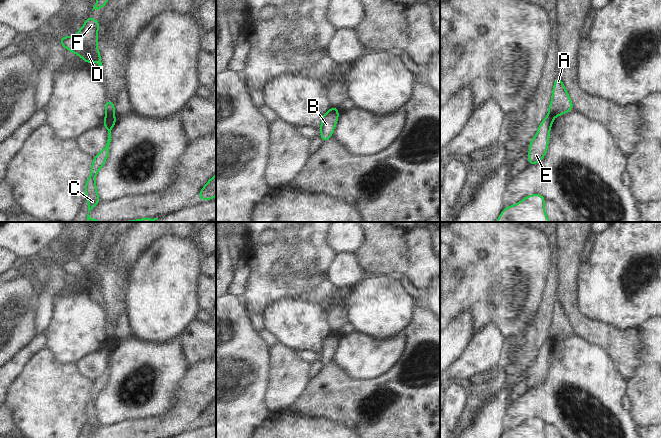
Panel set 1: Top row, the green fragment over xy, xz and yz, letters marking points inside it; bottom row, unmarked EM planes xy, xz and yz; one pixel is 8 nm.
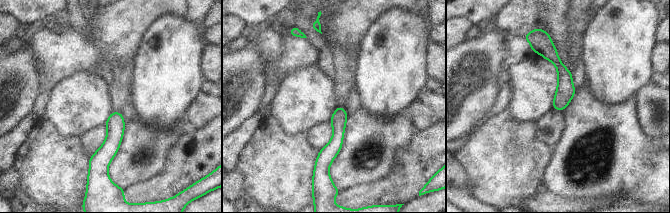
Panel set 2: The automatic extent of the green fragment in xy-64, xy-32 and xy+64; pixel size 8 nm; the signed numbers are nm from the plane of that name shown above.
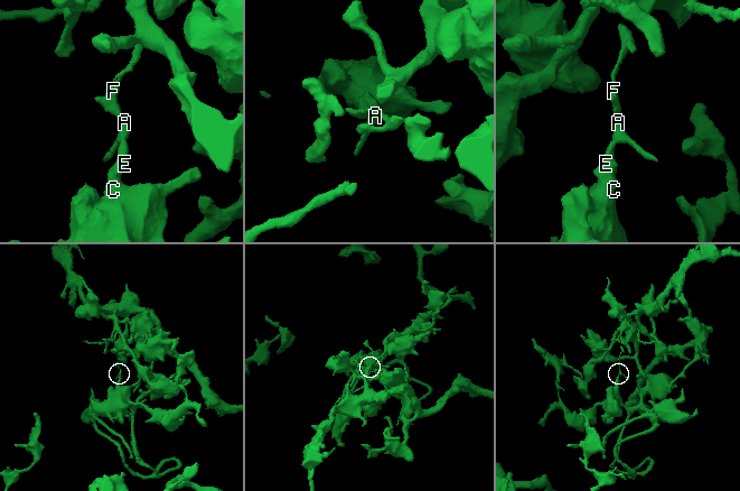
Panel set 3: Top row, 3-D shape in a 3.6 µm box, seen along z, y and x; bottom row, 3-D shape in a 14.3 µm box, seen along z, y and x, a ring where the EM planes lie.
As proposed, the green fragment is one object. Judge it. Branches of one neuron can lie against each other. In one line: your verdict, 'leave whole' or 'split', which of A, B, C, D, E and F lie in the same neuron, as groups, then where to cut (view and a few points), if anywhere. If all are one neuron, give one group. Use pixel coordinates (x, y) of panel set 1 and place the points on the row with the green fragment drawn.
split; groups A B D F / C E; cut xy (106, 113), (113, 114)

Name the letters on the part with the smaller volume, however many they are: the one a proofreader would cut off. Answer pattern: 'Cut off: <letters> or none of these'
Cut off: A, B, D, F

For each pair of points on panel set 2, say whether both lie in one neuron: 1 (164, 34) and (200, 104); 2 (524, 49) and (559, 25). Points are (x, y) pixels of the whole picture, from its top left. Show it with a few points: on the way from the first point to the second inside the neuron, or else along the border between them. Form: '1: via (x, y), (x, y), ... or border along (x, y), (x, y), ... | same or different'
1: border along (199, 91), (183, 116) | different
2: border along (513, 35), (521, 35), (523, 37) | different

